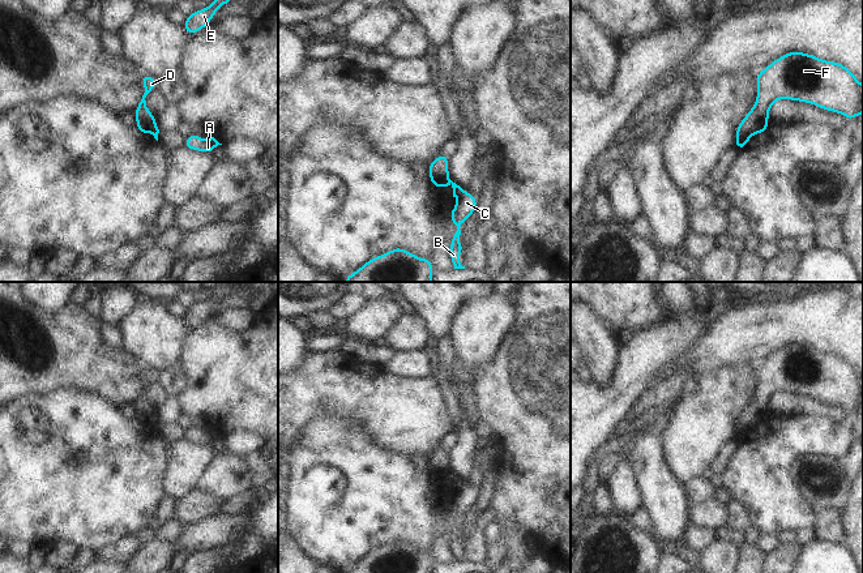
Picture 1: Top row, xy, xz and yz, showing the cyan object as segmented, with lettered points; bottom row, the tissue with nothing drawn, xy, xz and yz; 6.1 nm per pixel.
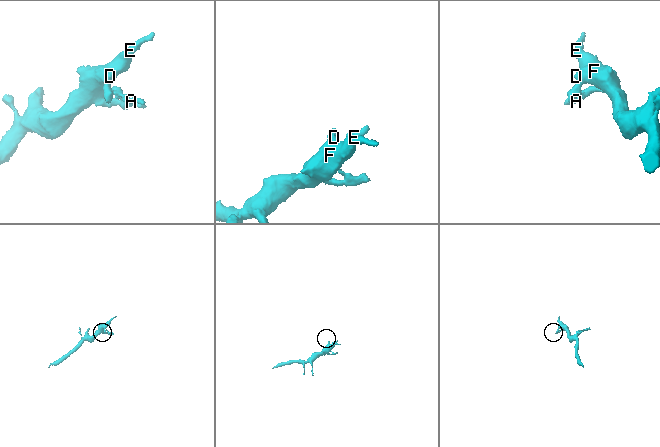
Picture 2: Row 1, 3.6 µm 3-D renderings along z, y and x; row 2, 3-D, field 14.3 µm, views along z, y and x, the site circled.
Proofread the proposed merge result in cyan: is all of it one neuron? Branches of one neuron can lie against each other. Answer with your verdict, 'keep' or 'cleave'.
cleave

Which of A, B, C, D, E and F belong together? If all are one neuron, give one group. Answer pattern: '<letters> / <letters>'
A B C / D E F

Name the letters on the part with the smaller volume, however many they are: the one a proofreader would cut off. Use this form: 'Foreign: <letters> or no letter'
Foreign: A, B, C.

